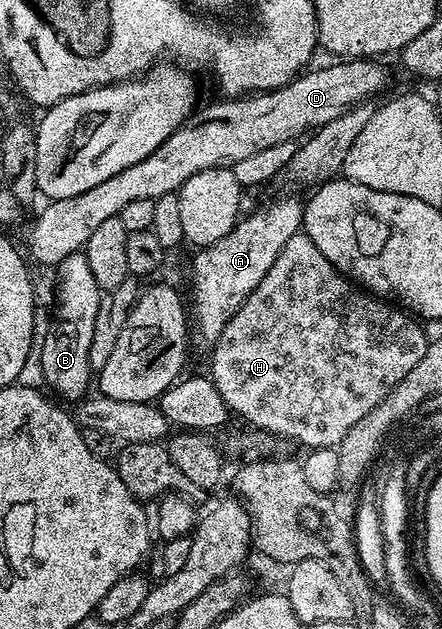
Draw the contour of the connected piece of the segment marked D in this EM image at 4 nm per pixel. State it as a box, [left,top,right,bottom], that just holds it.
[29,58,389,266]

